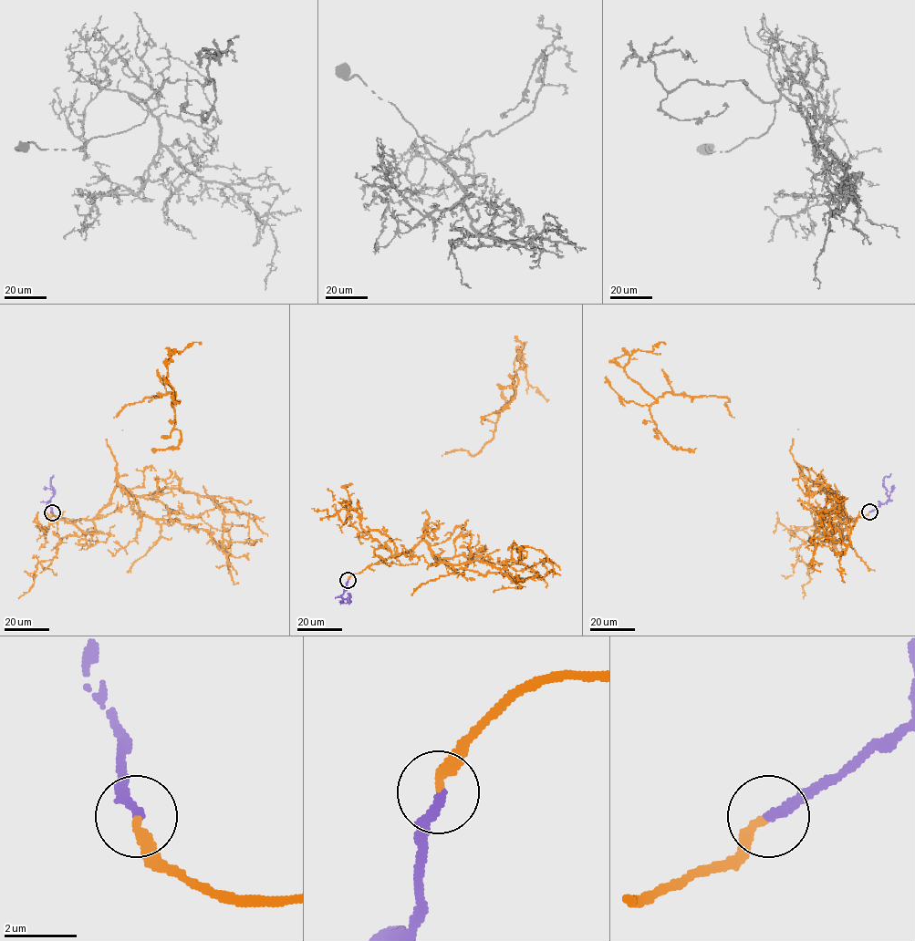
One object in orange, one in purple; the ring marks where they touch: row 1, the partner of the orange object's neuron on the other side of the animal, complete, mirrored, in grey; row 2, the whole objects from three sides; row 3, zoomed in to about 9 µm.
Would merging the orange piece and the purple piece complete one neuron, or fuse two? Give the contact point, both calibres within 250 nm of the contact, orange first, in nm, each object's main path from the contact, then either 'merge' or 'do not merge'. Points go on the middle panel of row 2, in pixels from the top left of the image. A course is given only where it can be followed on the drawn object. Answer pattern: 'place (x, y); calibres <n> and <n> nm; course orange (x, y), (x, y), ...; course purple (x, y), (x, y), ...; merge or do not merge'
place (348, 580); calibres 280 and 280 nm; course orange (348, 580), (421, 540), (441, 456), (473, 455), (493, 438), (514, 393), (517, 356), (527, 383), (548, 400); course purple (348, 580), (342, 596), (350, 597), (348, 594), (351, 602); merge

